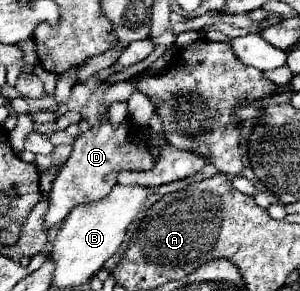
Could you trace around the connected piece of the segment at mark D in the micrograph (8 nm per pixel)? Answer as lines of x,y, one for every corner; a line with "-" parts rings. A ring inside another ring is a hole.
102,120
100,126
90,128
86,134
80,134
74,142
72,156
68,158
66,166
60,170
52,184
52,192
48,196
50,208
42,220
44,230
52,230
60,226
62,220
80,204
98,202
108,196
112,186
116,184
116,176
120,170
150,170
154,166
152,156
148,156
144,146
134,146
130,140
130,122
120,126
118,130
108,122

